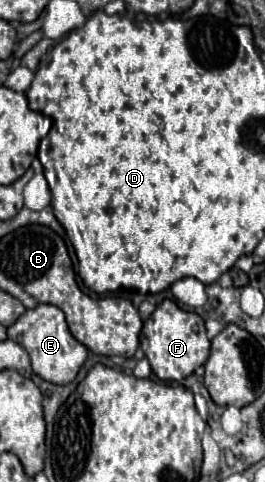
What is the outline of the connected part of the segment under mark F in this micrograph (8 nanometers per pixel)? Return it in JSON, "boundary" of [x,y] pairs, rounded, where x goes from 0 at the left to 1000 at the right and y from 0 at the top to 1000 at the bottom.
{"boundary":[[[619,620],[566,662],[540,674],[528,691],[528,722],[574,757],[574,770],[611,790],[679,790],[725,778],[755,757],[777,753],[792,732],[792,703],[777,699],[770,666],[725,645],[679,641],[657,624]]]}

